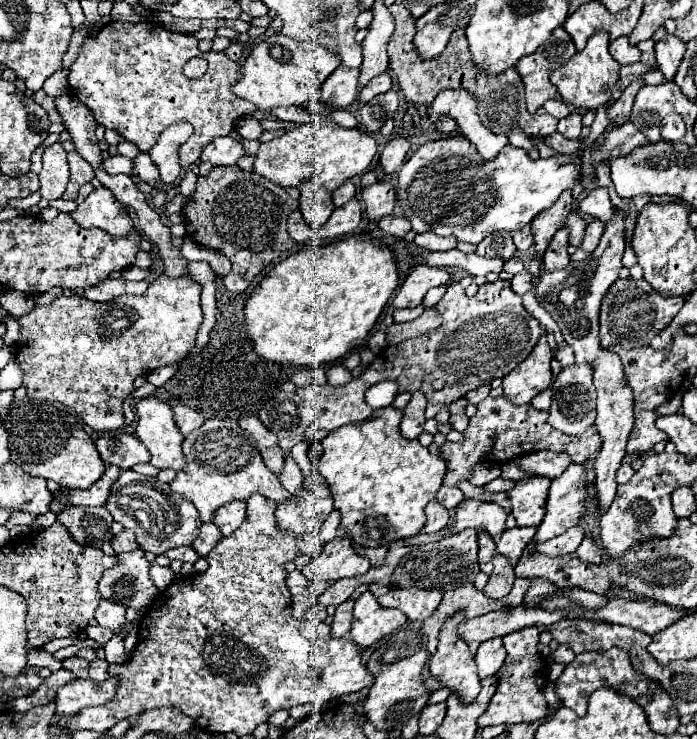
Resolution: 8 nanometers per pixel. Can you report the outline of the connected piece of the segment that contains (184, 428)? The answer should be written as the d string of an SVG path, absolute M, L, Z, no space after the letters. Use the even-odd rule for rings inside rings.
M176 405L174 407L174 417L176 417L176 425L178 425L182 435L198 429L204 423L204 417L196 409L186 407L186 405Z

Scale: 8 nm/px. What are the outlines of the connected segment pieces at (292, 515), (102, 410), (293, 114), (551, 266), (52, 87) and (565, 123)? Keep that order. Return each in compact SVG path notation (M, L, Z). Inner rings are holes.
M324 485L300 487L292 501L282 501L276 509L276 519L282 531L304 535L306 531L320 531L326 513L332 511L332 495Z
M160 275L140 297L124 295L110 303L98 303L80 295L62 295L52 305L34 307L28 315L18 319L22 325L18 345L26 345L26 349L18 349L16 361L24 369L28 397L38 401L58 401L76 409L76 413L94 431L114 431L122 427L122 403L132 393L134 379L138 375L148 375L156 367L178 363L194 349L196 335L202 325L200 293L202 285L190 275Z
M278 107L270 110L270 113L282 121L292 121L298 124L308 123L312 121L311 114L302 107Z
M562 227L560 231L556 231L548 249L544 251L544 271L564 269L570 261L570 255L566 249L568 249L568 229Z
M68 69L56 71L50 79L46 79L42 89L46 93L64 93L64 91L68 91Z
M572 111L568 117L560 119L557 125L558 133L562 133L566 139L580 139L580 131L582 131L582 113Z

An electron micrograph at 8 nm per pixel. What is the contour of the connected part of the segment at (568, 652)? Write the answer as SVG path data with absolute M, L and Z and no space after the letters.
M560 645L560 647L552 653L552 659L558 661L558 663L564 663L564 665L572 663L574 657L576 657L576 655L574 655L574 651L572 651L568 645Z

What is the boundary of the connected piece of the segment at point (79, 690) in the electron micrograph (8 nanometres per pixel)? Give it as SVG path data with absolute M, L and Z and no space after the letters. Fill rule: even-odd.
M110 675L104 683L94 683L90 679L74 679L58 689L58 705L56 719L72 717L80 713L84 707L102 705L114 699L116 687L120 685L118 675Z

